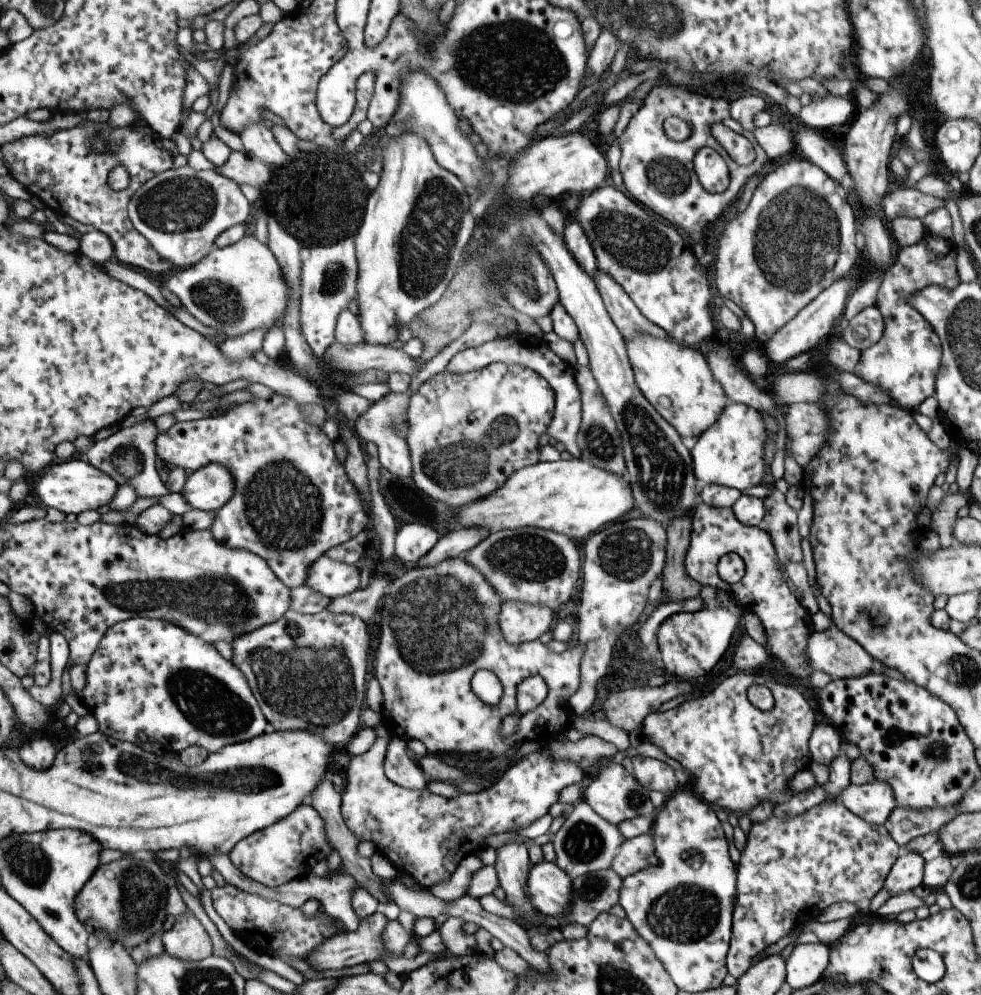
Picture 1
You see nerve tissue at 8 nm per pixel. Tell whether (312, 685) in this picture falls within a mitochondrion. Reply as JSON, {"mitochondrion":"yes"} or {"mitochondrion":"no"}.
{"mitochondrion":"yes"}

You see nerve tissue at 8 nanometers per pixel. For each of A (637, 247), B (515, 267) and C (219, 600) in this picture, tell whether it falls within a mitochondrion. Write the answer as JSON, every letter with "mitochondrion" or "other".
{"A":"mitochondrion","B":"mitochondrion","C":"mitochondrion"}

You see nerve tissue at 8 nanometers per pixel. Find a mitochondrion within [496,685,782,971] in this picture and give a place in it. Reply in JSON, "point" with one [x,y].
{"point":[686,914]}

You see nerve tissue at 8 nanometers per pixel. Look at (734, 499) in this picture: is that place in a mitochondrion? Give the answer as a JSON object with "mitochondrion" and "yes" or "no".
{"mitochondrion":"no"}

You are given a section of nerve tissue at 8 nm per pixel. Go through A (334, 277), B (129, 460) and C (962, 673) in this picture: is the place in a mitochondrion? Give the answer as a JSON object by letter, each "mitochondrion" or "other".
{"A":"mitochondrion","B":"mitochondrion","C":"mitochondrion"}

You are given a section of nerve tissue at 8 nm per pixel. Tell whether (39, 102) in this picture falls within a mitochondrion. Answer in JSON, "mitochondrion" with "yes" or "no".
{"mitochondrion":"no"}

